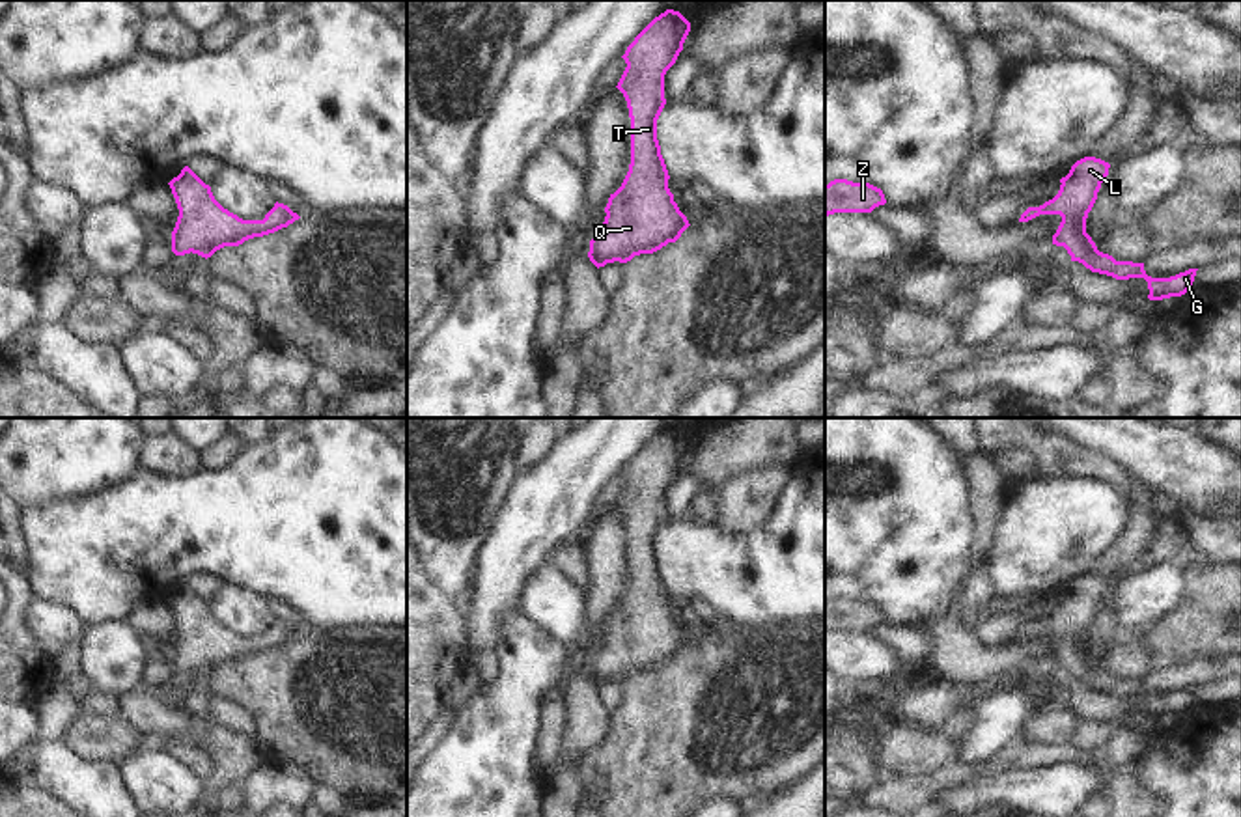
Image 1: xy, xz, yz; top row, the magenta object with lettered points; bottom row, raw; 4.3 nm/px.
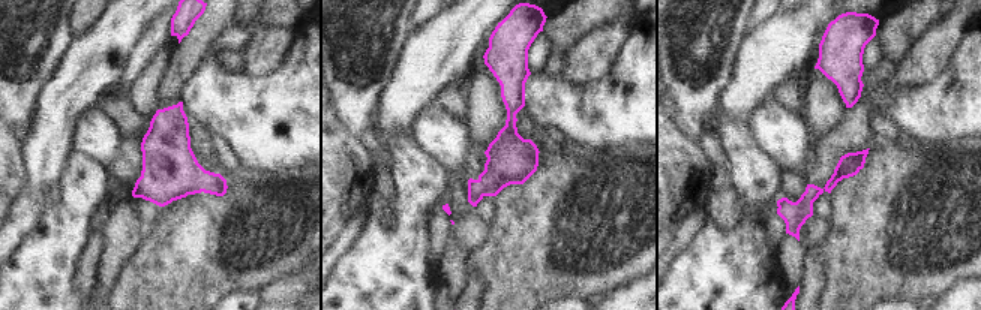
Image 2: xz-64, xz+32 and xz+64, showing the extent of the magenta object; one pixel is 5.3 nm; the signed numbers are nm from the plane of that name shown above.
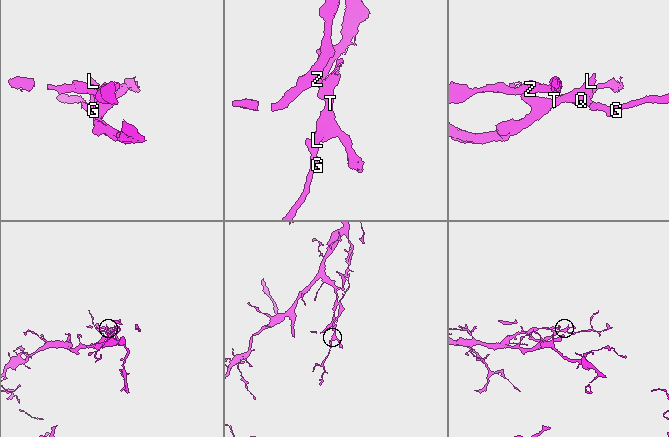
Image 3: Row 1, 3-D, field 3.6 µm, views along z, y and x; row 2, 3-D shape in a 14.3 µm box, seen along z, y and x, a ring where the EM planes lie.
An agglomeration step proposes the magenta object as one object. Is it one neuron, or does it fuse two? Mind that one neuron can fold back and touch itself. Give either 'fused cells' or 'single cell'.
single cell

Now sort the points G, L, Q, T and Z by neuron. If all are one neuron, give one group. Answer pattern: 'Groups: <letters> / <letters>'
Groups: G L Q T Z

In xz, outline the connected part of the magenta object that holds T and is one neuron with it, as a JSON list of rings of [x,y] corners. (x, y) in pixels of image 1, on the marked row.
[[[666,9],[634,37],[621,56],[627,67],[616,88],[623,93],[631,118],[631,164],[621,187],[608,198],[603,226],[590,241],[588,257],[597,269],[614,261],[627,263],[640,254],[653,254],[676,242],[690,226],[668,188],[670,175],[657,140],[657,119],[666,104],[664,75],[683,50],[689,32],[690,22],[679,11]]]

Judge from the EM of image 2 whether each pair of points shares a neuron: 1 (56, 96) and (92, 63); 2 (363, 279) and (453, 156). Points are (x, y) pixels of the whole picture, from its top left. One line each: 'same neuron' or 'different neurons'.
1: same neuron
2: different neurons

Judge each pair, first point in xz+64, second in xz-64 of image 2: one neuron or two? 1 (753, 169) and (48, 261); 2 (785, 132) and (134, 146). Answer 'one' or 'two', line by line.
1: one
2: two

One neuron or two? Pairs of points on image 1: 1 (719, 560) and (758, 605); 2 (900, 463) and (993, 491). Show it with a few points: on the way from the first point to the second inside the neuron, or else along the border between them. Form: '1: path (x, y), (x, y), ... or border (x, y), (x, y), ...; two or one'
1: path (730, 571), (752, 594); one
2: border (965, 456), (963, 469), (975, 526); two

